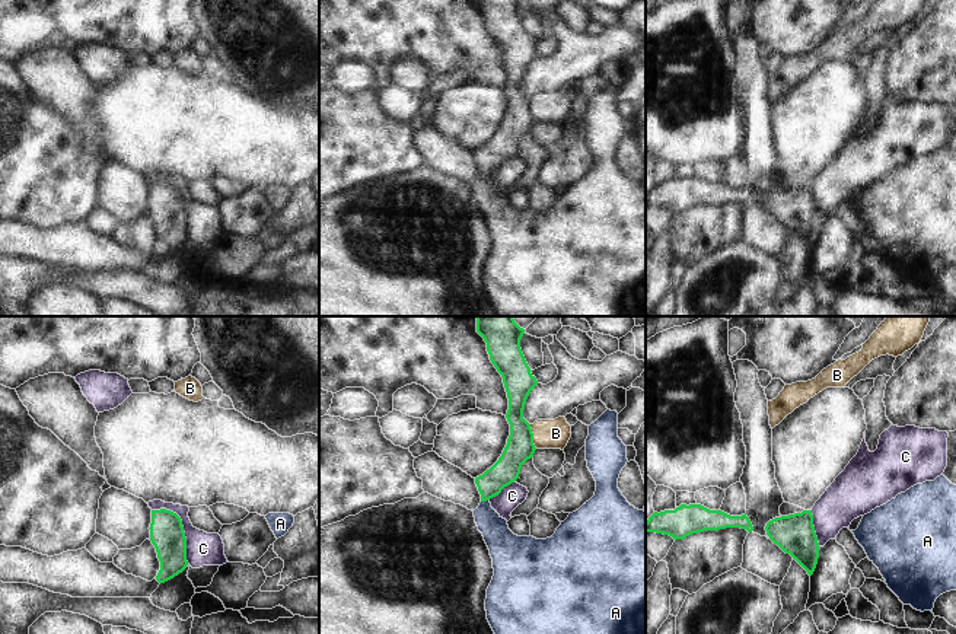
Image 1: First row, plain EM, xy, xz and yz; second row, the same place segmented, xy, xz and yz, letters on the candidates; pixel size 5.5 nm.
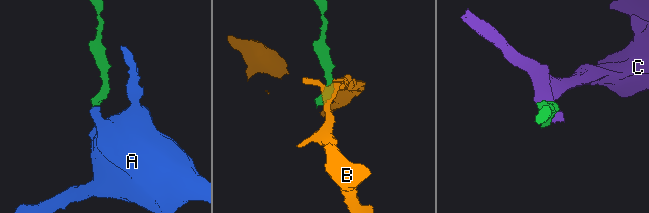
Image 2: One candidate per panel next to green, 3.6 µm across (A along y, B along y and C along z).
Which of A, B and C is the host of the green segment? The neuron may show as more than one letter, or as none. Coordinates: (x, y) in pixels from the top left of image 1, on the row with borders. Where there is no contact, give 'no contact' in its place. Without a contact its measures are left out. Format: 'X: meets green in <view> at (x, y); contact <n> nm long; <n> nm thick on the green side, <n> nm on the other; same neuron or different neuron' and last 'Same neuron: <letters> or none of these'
A: meets green in xz at (484, 500); contact 50 nm long; 150 nm thick on the green side, 160 nm on the other; same neuron
B: meets green in xz at (532, 436); contact 140 nm long; 150 nm thick on the green side, 160 nm on the other; different neuron
C: meets green in xy at (182, 526); contact 360 nm long; 190 nm thick on the green side, 180 nm on the other; different neuron
Same neuron: A

